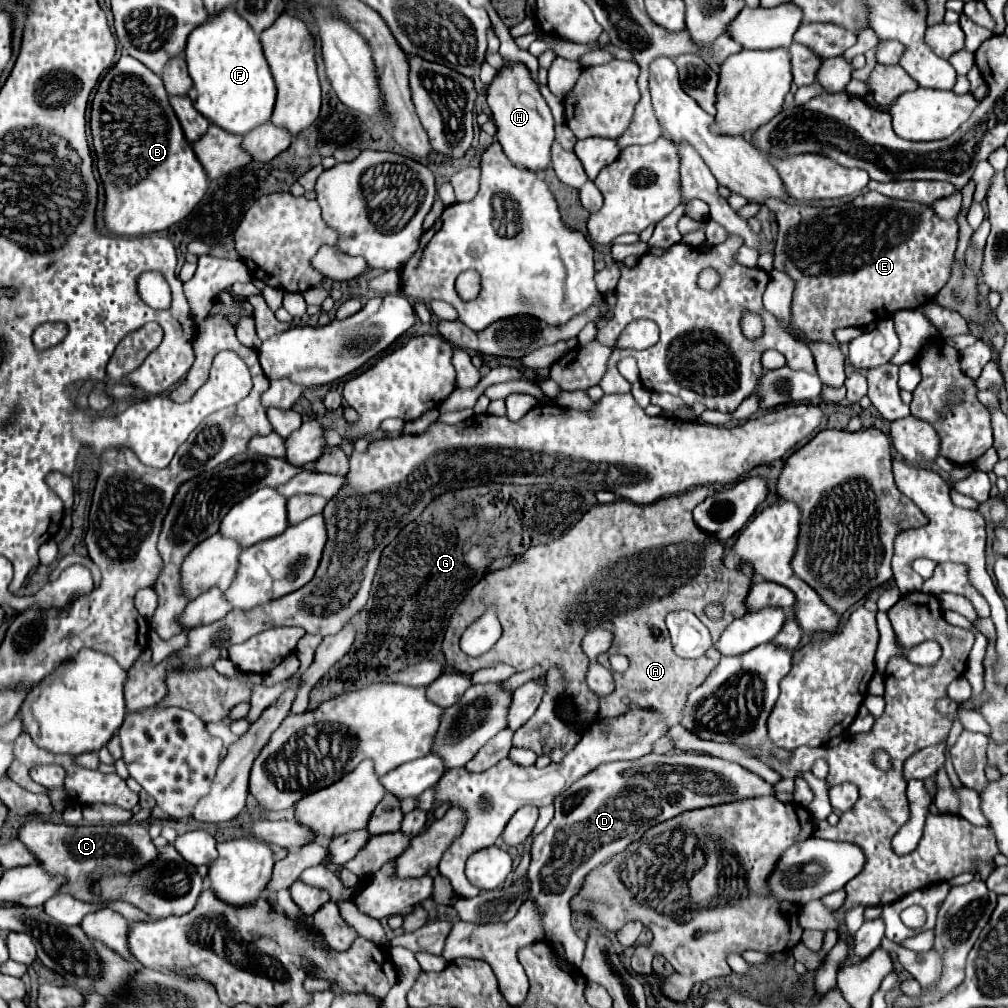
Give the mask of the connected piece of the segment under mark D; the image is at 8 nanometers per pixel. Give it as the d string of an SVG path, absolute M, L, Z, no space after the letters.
M651 753L635 761L601 763L579 777L555 797L555 817L533 841L531 849L527 879L531 883L531 901L543 913L541 925L545 939L549 943L561 943L567 961L579 967L585 941L577 937L571 927L569 899L579 891L587 871L595 869L603 859L627 849L629 843L639 839L655 823L667 821L683 811L767 795L775 795L773 785L739 763L695 753Z

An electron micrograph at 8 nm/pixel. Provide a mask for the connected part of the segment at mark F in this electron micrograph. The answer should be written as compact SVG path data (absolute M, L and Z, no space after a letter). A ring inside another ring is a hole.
M233 7L191 31L185 45L185 59L193 79L187 95L209 123L243 137L271 119L277 95L275 81L263 57L259 35L251 31L251 25Z

